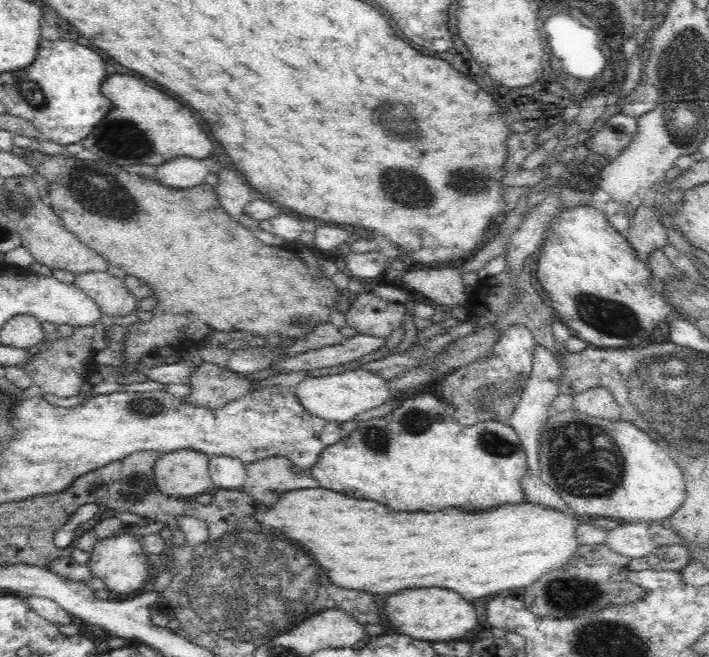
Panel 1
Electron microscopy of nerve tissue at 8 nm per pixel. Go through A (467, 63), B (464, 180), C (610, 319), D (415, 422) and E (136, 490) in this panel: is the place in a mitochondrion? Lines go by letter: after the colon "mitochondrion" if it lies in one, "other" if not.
A: other
B: mitochondrion
C: mitochondrion
D: mitochondrion
E: mitochondrion

